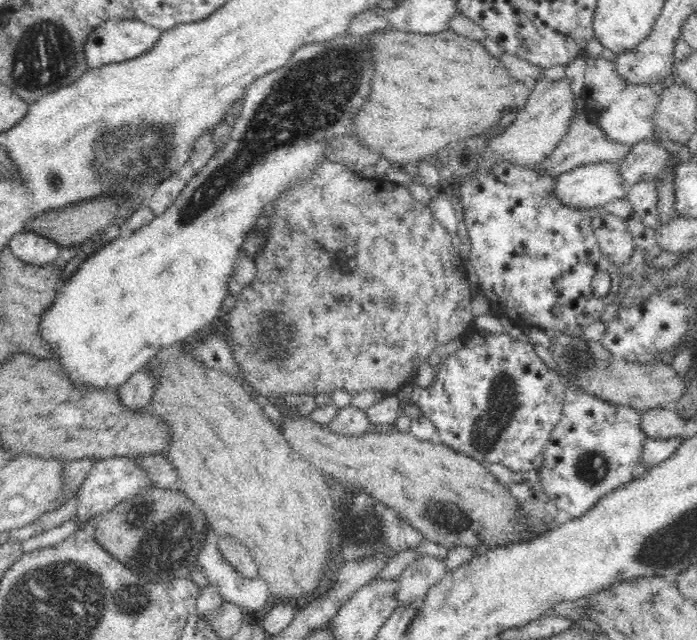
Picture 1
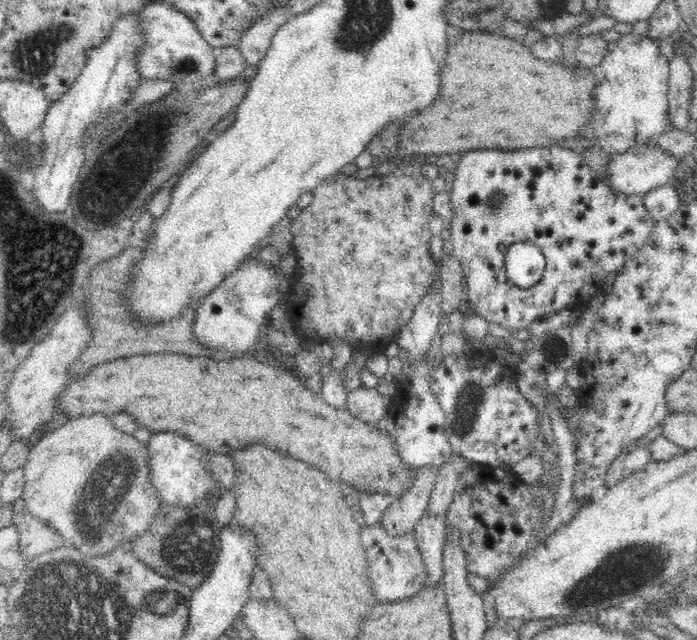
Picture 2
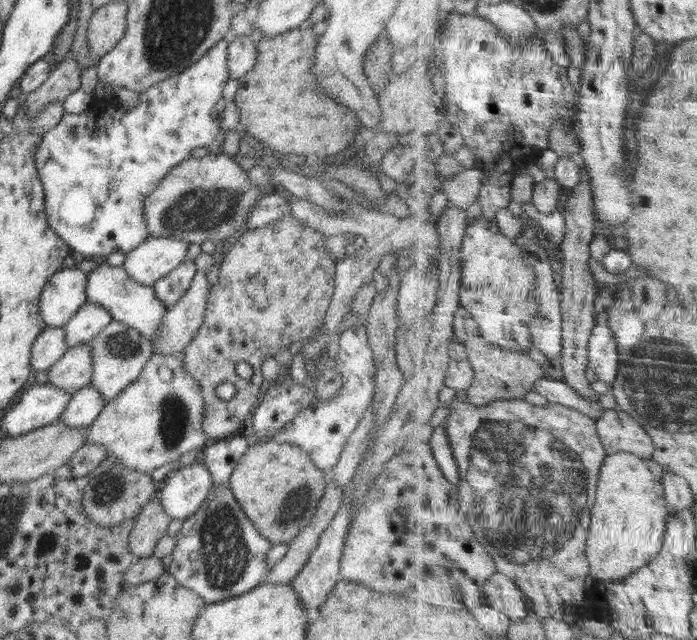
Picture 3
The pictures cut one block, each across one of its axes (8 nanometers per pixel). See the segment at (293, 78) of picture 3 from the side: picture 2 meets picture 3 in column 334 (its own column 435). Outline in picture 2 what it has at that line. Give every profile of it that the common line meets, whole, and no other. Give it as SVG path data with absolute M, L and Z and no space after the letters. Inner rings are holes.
M463 32L460 38L450 38L450 46L460 46L460 58L446 60L446 78L442 78L438 100L416 114L401 121L396 159L424 154L452 155L457 157L476 149L525 149L561 144L574 138L588 126L594 110L592 92L596 80L594 71L579 63L575 68L562 66L561 61L538 60L530 52L531 47L506 36L494 36L482 32Z

